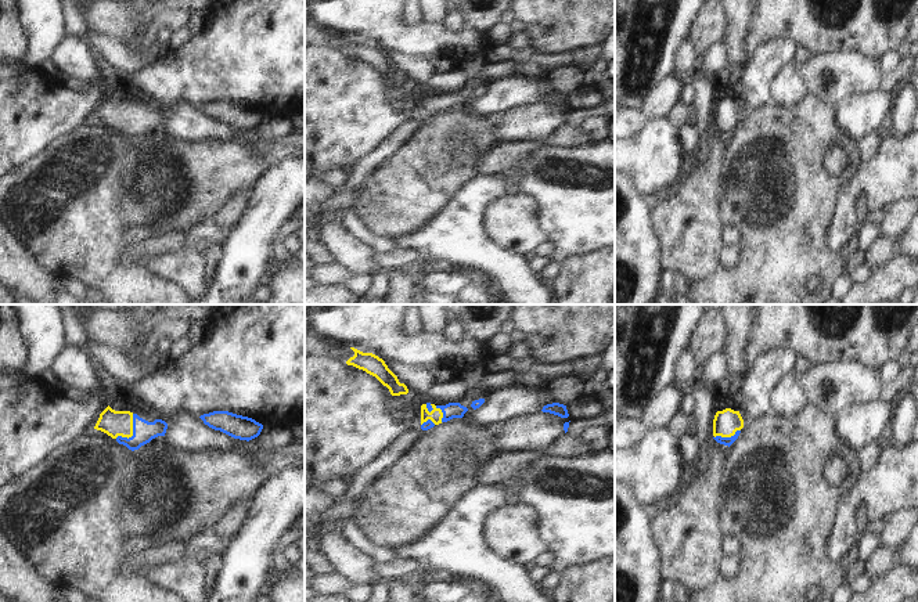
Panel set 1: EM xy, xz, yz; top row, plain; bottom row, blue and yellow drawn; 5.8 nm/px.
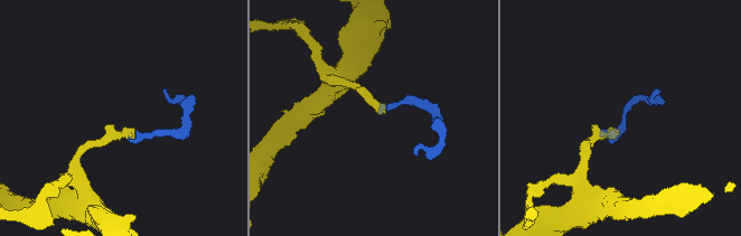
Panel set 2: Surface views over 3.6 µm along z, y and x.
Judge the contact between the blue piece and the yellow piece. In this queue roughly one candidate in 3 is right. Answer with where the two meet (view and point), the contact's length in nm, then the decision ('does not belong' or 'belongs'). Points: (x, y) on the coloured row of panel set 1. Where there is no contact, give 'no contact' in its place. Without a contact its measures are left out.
contact xy (133, 433); length 180 nm; belongs

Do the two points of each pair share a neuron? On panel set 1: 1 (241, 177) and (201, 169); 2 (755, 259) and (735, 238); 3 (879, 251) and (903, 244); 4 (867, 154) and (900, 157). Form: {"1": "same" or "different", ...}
{"1": "same", "2": "different", "3": "same", "4": "different"}

